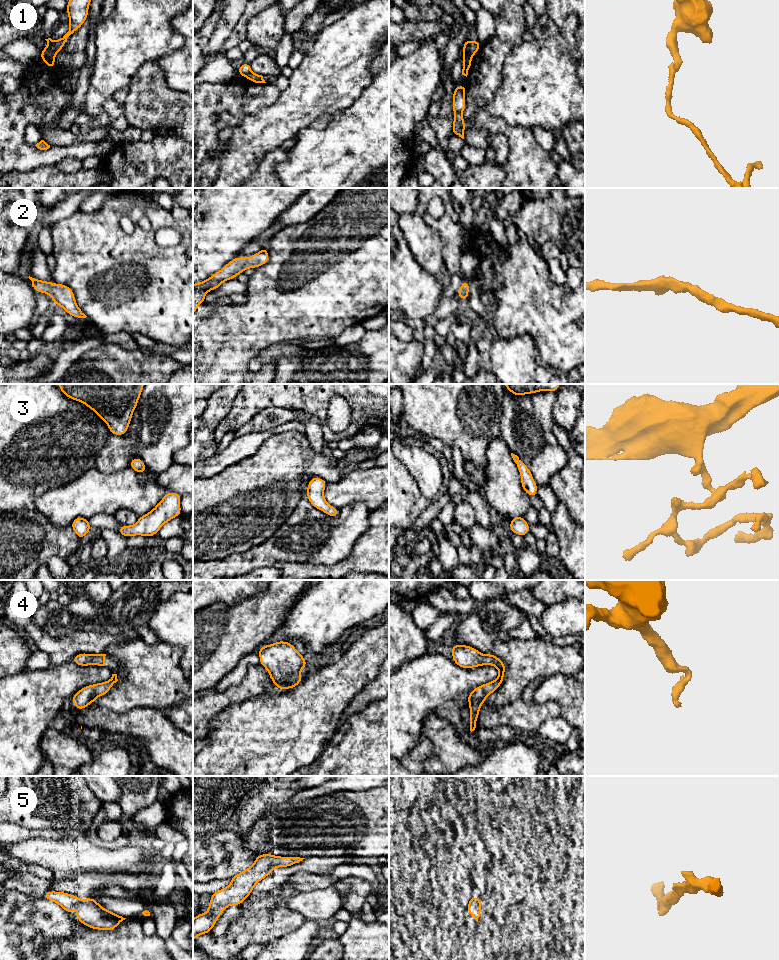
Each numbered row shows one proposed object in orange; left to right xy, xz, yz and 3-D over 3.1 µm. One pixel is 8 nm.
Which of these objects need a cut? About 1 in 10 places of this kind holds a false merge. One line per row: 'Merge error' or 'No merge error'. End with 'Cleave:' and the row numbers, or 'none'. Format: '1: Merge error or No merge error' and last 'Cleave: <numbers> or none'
1: Merge error
2: No merge error
3: No merge error
4: No merge error
5: No merge error
Cleave: 1

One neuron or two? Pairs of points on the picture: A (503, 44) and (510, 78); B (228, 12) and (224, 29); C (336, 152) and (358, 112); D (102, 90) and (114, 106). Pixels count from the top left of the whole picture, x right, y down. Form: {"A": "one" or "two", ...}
{"A": "two", "B": "one", "C": "one", "D": "two"}

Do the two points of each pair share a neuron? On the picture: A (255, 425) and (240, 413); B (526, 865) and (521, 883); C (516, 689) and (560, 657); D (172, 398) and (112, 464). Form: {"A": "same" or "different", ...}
{"A": "different", "B": "different", "C": "same", "D": "same"}

